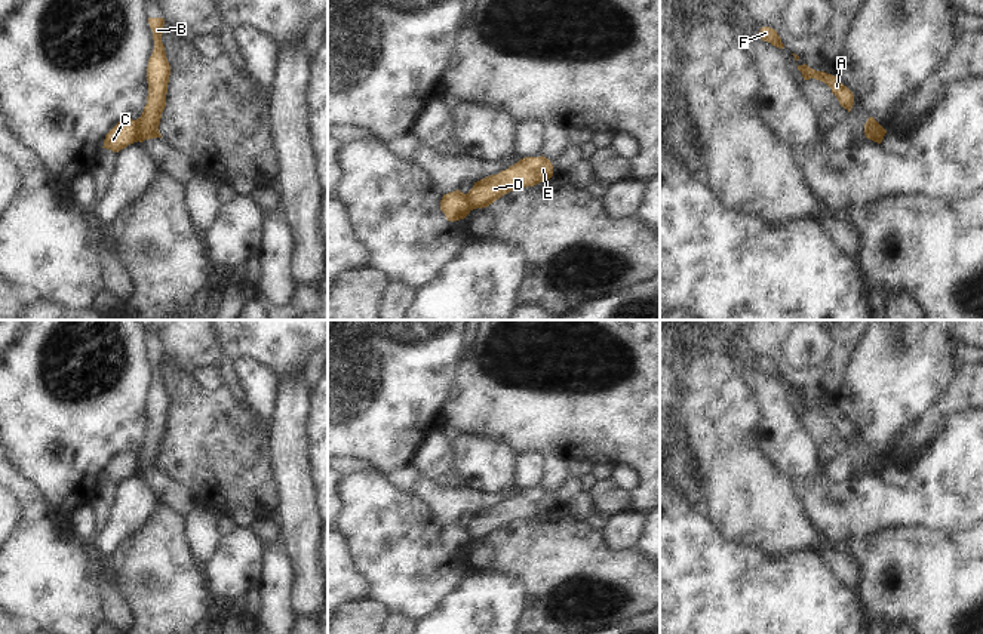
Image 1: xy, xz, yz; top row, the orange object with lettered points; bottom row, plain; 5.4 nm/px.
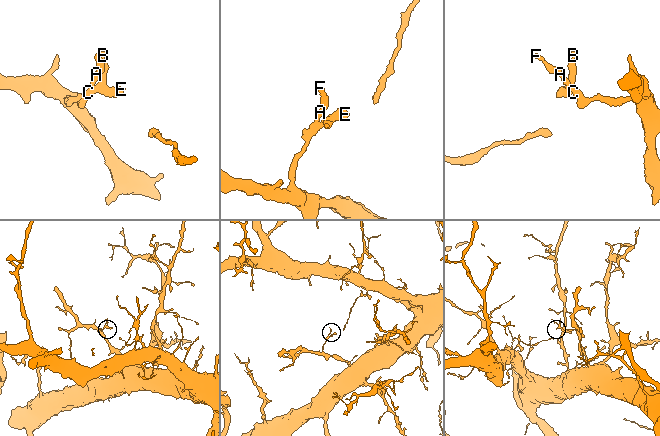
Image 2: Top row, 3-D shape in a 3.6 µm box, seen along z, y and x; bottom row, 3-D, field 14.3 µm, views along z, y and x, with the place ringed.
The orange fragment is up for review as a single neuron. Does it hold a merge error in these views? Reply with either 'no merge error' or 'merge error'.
merge error

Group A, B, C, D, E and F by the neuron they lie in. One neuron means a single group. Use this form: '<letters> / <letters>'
A C F / B D E

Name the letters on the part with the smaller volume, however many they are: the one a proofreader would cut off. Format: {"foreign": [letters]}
{"foreign": ["B", "D", "E"]}

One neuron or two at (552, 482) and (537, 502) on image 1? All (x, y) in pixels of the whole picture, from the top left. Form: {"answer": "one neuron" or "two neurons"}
{"answer": "two neurons"}

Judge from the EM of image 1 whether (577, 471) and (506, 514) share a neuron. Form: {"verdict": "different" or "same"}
{"verdict": "different"}

